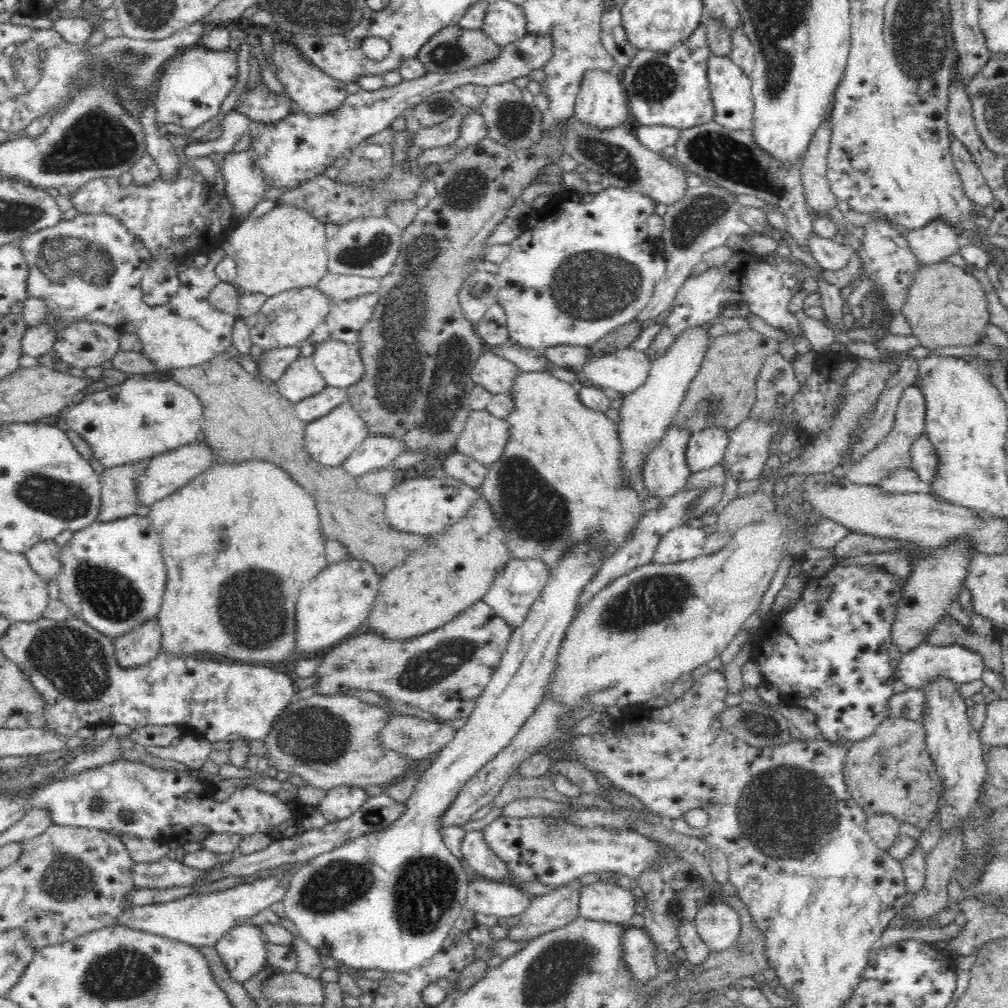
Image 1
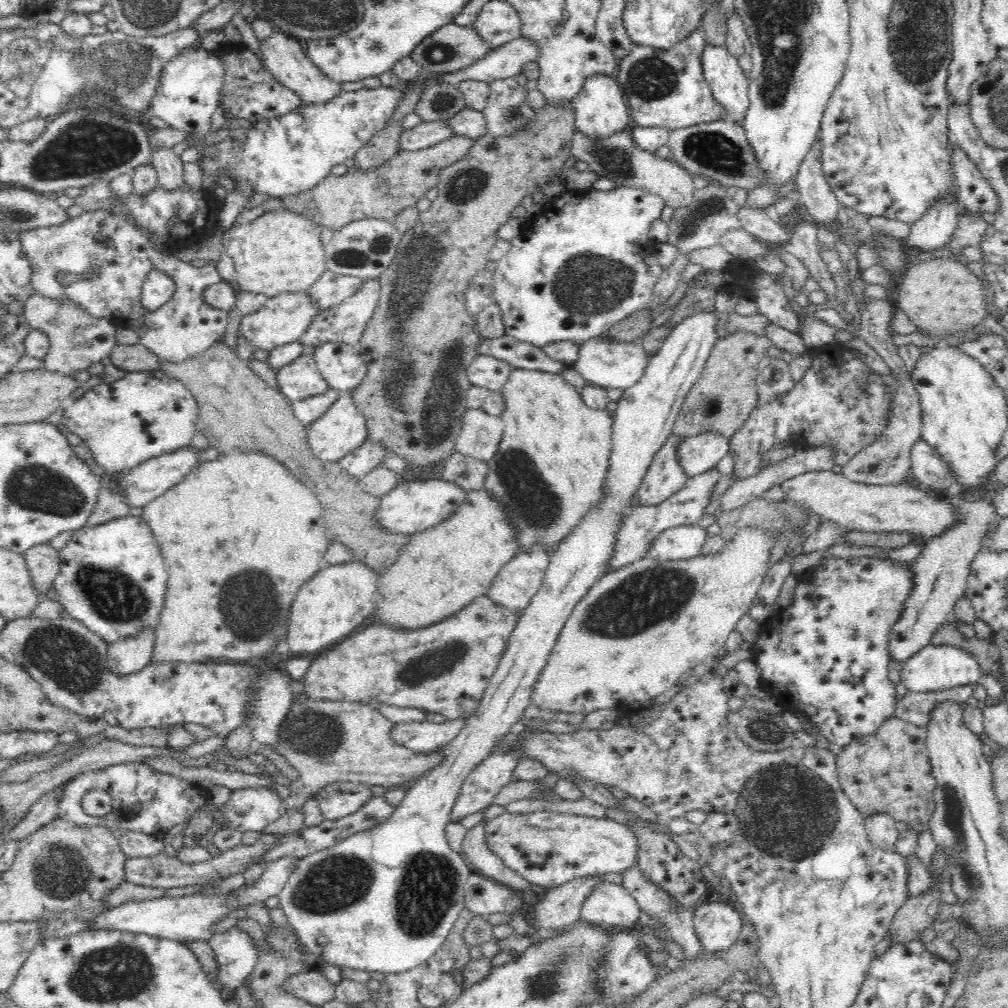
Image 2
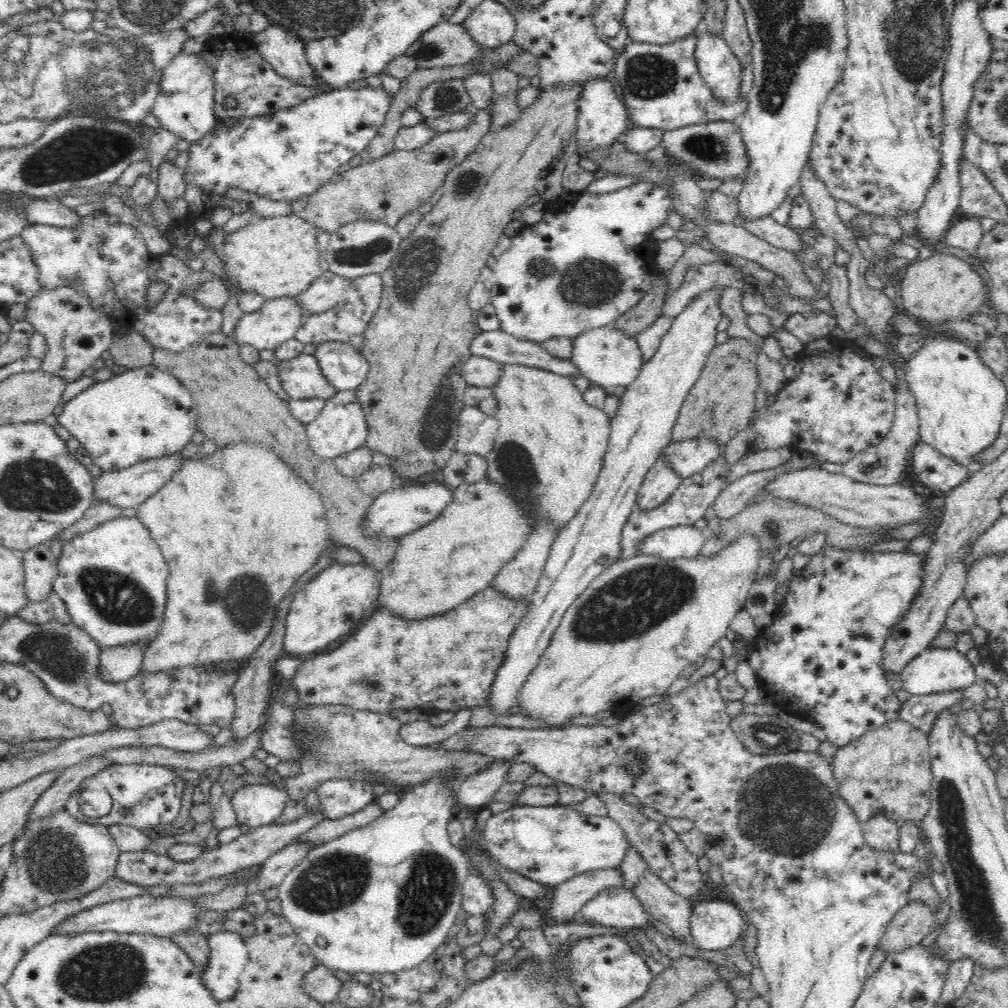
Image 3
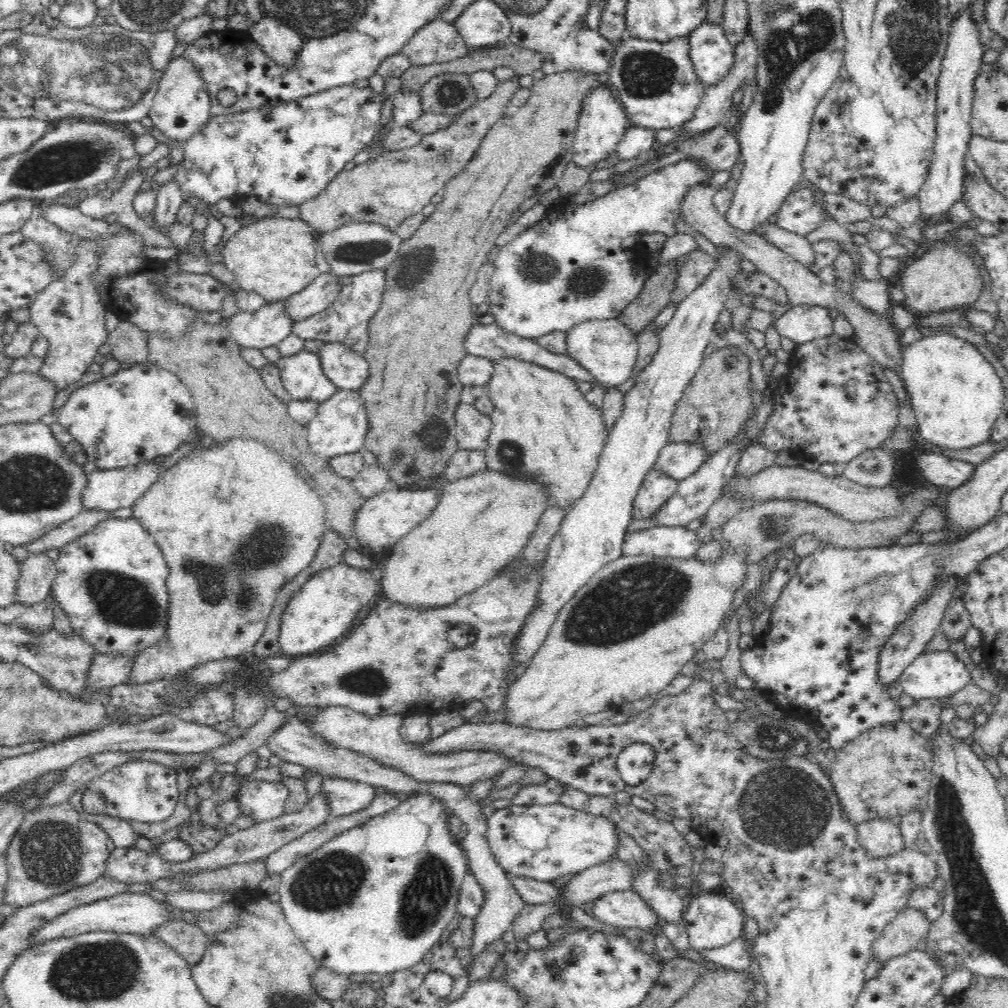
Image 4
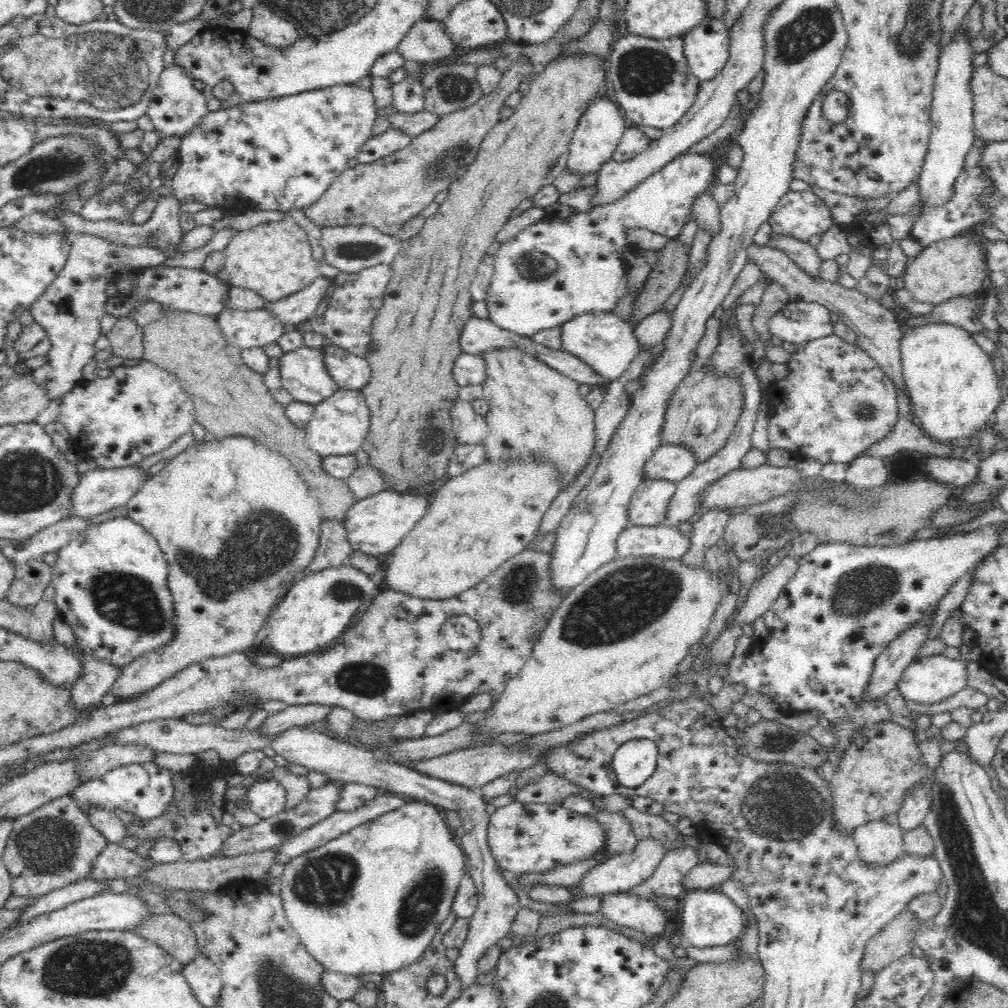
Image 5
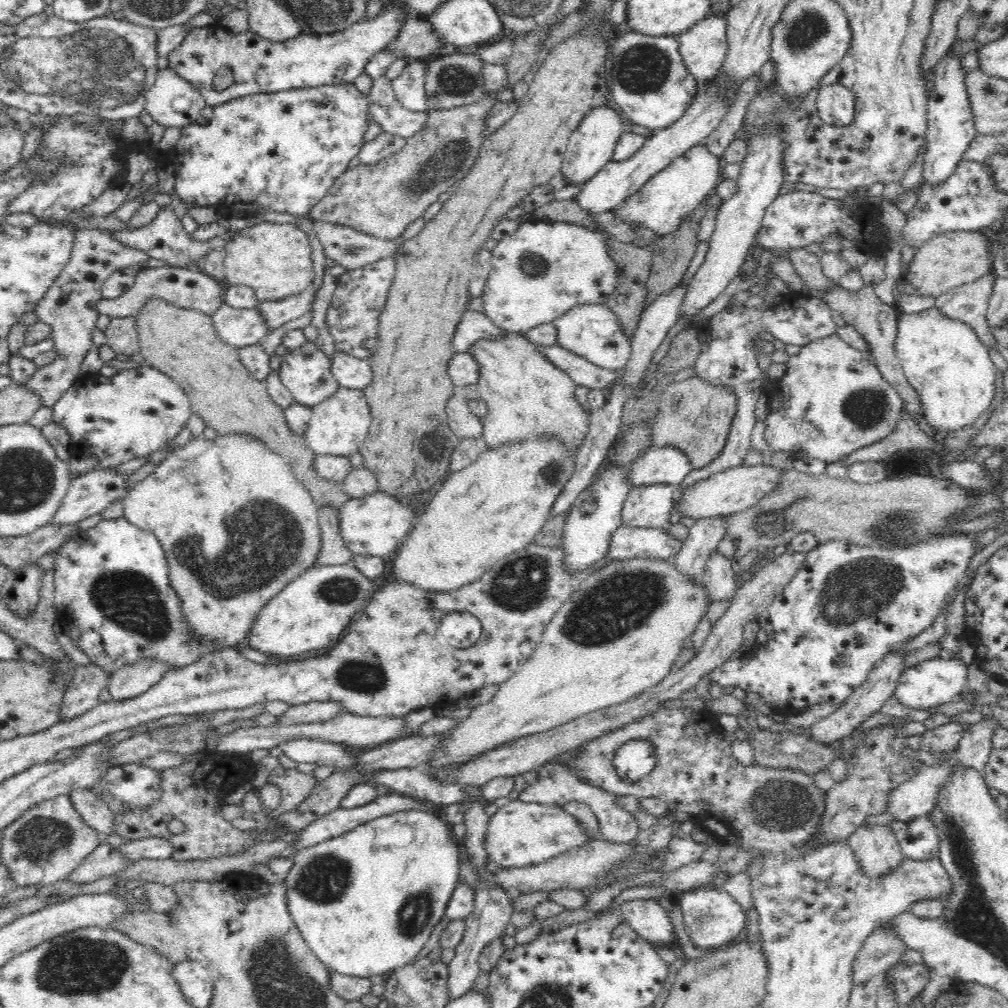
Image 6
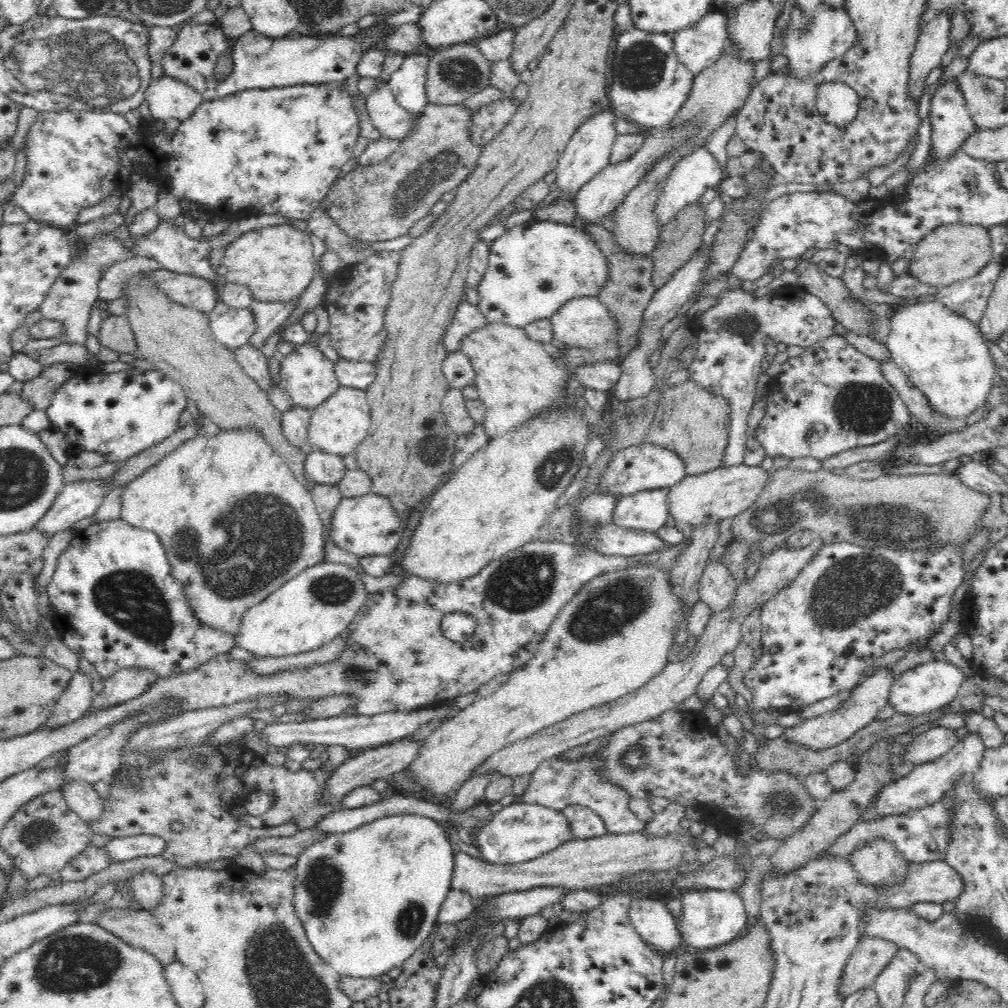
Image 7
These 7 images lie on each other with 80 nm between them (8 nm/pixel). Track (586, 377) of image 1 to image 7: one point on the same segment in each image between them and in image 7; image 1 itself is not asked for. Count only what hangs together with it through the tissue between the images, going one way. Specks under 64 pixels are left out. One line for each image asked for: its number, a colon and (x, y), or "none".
2: (602, 362)
3: (607, 357)
4: (607, 349)
5: (604, 341)
6: (592, 331)
7: (585, 322)

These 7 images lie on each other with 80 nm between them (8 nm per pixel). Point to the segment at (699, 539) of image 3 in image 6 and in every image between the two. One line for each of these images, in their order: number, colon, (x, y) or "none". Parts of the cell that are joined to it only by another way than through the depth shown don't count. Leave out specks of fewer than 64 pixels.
4: (662, 541)
5: (664, 541)
6: (627, 542)

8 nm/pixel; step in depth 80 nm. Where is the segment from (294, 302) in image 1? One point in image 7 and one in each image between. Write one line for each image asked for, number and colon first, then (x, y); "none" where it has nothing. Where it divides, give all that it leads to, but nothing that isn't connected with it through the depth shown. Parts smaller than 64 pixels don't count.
2: (282, 319)
3: (278, 319)
4: (270, 324)
5: (247, 329)
6: (237, 327)
7: (233, 327)

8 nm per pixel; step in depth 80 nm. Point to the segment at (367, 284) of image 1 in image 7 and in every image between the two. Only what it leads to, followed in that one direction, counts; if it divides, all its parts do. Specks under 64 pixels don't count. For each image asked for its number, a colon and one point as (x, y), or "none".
2: (330, 289)
3: (327, 291)
4: (324, 289)
5: (294, 309)
6: (276, 313)
7: (269, 316)

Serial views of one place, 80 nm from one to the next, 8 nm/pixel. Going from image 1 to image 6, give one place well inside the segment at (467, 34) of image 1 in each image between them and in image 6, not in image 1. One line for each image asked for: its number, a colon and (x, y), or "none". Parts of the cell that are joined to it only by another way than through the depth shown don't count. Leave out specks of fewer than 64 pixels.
2: (453, 47)
3: (447, 44)
4: (438, 41)
5: (427, 41)
6: (416, 40)

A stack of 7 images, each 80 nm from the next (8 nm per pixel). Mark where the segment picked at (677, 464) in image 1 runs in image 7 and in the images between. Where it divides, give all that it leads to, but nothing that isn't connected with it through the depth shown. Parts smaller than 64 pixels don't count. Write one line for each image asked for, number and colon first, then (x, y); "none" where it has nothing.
2: (665, 476)
3: (661, 481)
4: (658, 487)
5: (647, 508)
6: (648, 506)
7: (644, 510)

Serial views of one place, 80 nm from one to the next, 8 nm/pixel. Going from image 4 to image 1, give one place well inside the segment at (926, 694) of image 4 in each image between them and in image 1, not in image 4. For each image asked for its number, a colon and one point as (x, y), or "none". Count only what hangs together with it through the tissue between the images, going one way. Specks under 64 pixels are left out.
1: (957, 663)
2: (934, 668)
3: (935, 670)

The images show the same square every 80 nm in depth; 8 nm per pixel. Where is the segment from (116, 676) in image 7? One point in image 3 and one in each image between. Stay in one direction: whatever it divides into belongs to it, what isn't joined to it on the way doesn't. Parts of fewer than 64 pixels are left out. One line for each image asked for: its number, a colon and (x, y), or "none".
3: (217, 531)
4: (224, 577)
5: (232, 494)
6: (131, 680)

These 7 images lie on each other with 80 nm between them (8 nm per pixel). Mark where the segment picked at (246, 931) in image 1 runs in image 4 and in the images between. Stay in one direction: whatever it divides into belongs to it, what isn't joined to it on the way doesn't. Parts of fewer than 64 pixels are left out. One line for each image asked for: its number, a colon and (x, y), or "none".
2: (236, 953)
3: (228, 955)
4: (213, 974)

